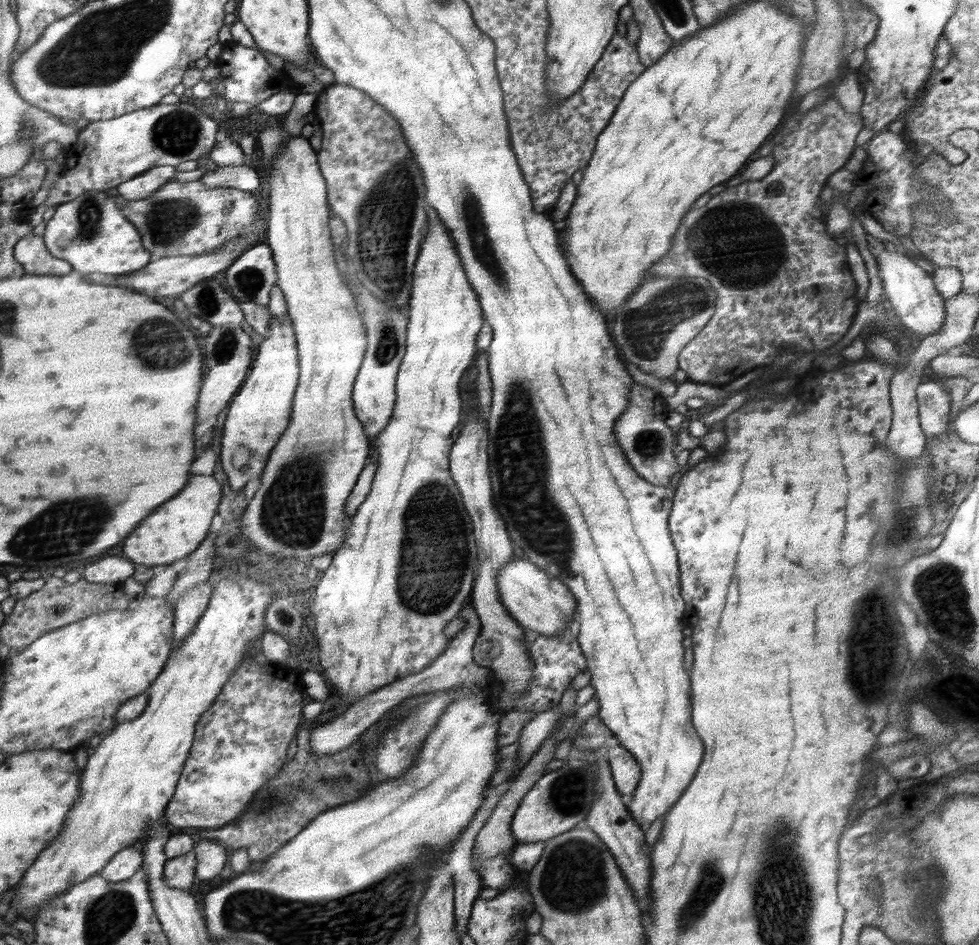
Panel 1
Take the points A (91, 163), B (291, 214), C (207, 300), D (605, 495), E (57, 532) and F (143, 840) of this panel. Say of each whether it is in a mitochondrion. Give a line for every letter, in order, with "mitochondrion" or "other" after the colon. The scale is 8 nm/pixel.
A: other
B: other
C: mitochondrion
D: other
E: mitochondrion
F: other

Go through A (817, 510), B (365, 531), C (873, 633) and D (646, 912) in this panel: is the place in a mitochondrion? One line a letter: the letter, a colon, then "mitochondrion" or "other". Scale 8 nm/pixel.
A: other
B: other
C: mitochondrion
D: other

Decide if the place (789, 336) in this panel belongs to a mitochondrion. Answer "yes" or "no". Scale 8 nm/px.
yes

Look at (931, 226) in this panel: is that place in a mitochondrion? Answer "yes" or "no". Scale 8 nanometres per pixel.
no

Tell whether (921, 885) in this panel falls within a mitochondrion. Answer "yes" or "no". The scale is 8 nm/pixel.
yes

